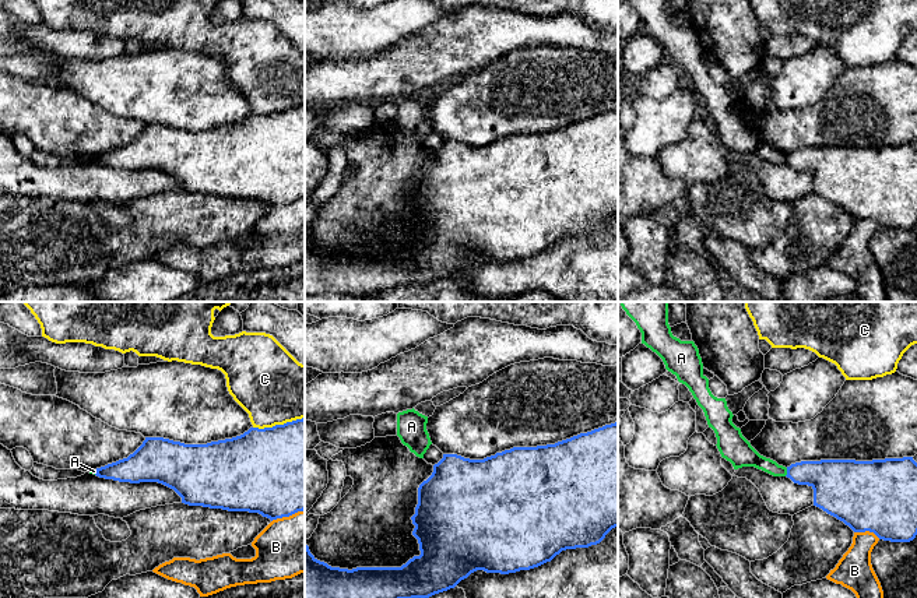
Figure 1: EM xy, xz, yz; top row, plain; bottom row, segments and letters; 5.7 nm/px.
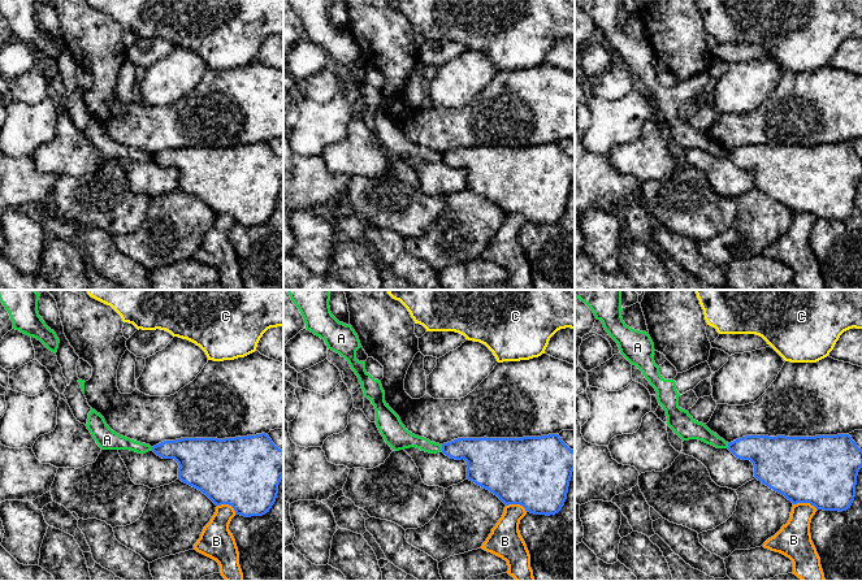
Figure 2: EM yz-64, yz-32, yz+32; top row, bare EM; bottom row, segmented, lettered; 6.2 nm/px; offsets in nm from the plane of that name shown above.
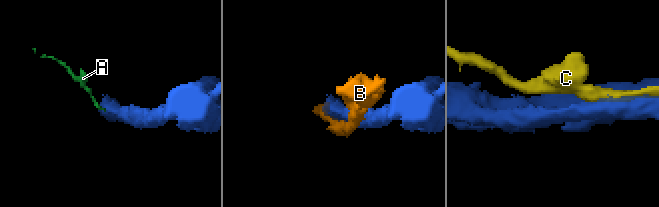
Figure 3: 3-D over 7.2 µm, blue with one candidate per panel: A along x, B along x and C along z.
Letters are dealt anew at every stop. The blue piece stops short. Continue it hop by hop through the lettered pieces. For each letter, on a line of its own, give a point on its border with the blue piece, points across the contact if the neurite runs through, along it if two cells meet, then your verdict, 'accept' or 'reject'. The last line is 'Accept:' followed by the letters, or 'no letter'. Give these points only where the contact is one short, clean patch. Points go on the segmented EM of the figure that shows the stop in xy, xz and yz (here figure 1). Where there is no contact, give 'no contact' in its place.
A: meets blue in yz at (787, 472); border along yz (787, 468), (784, 475); reject
B: meets blue in yz at (867, 530); reject
C: meets blue in xy at (278, 425); reject
Accept: no letter

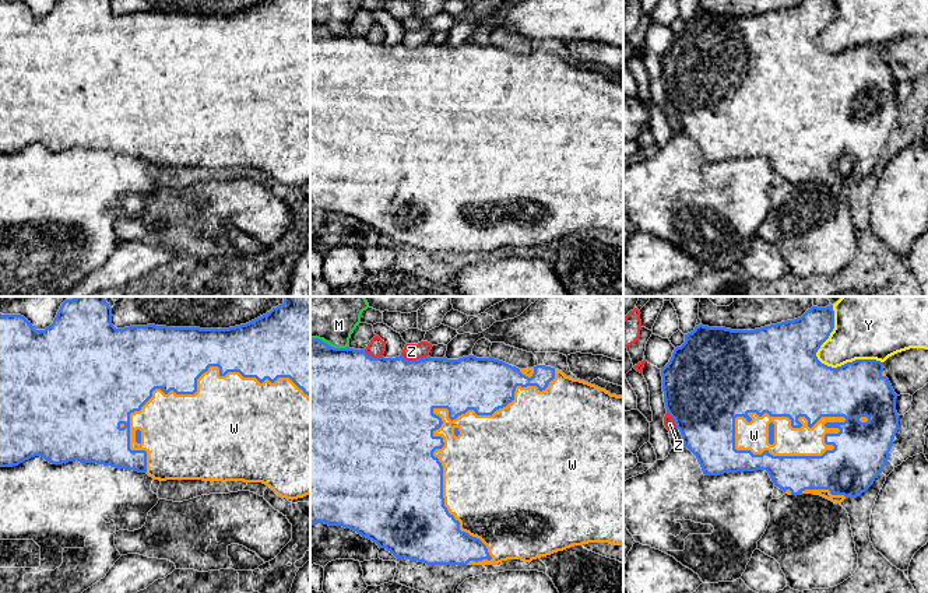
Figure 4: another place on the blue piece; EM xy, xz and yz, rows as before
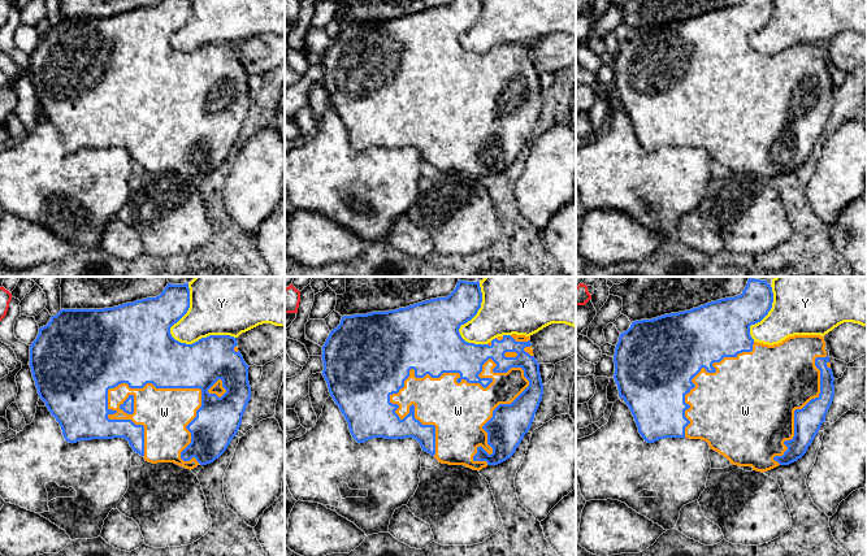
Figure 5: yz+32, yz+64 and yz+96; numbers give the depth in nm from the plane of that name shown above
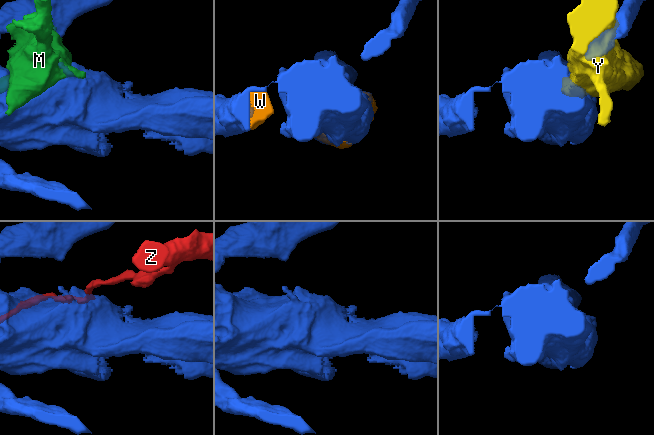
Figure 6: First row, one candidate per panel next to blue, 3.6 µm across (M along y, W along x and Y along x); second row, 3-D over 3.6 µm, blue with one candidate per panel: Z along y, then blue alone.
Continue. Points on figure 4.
M: meets blue in xz at (330, 346); reject
W: meets blue in xz at (432, 432); accept
Y: meets blue in yz at (823, 364); reject
Z: meets blue in xz at (415, 360); reject
Accept: W

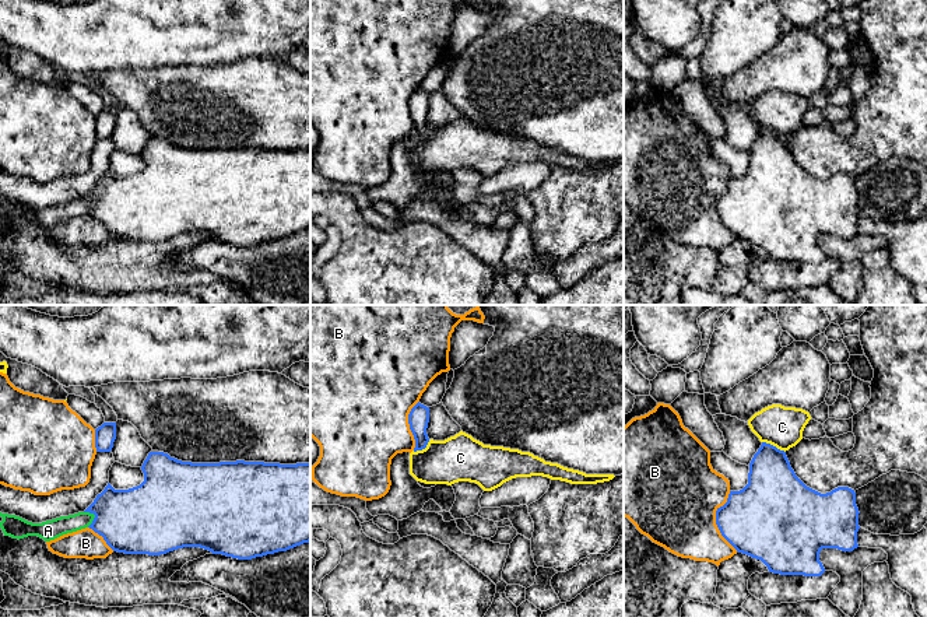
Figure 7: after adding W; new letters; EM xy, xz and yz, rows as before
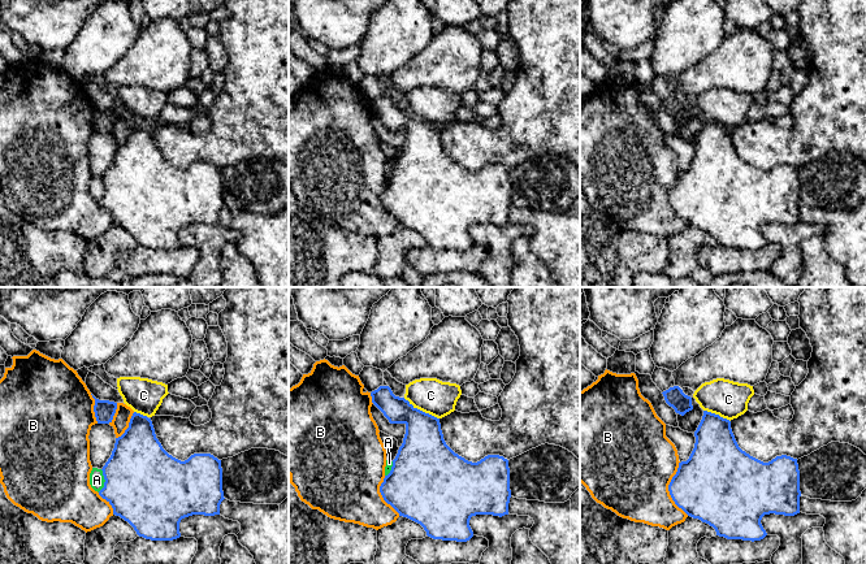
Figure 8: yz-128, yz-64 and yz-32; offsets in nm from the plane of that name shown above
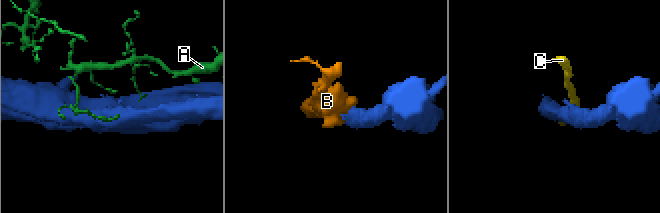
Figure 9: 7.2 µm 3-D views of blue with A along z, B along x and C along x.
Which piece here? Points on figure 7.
A: meets blue in xy at (95, 516); border along xy (84, 511), (94, 515), (94, 519), (87, 526); reject
B: meets blue in yz at (716, 522); reject
C: meets blue in yz at (772, 445); reject
Accept: no letter

